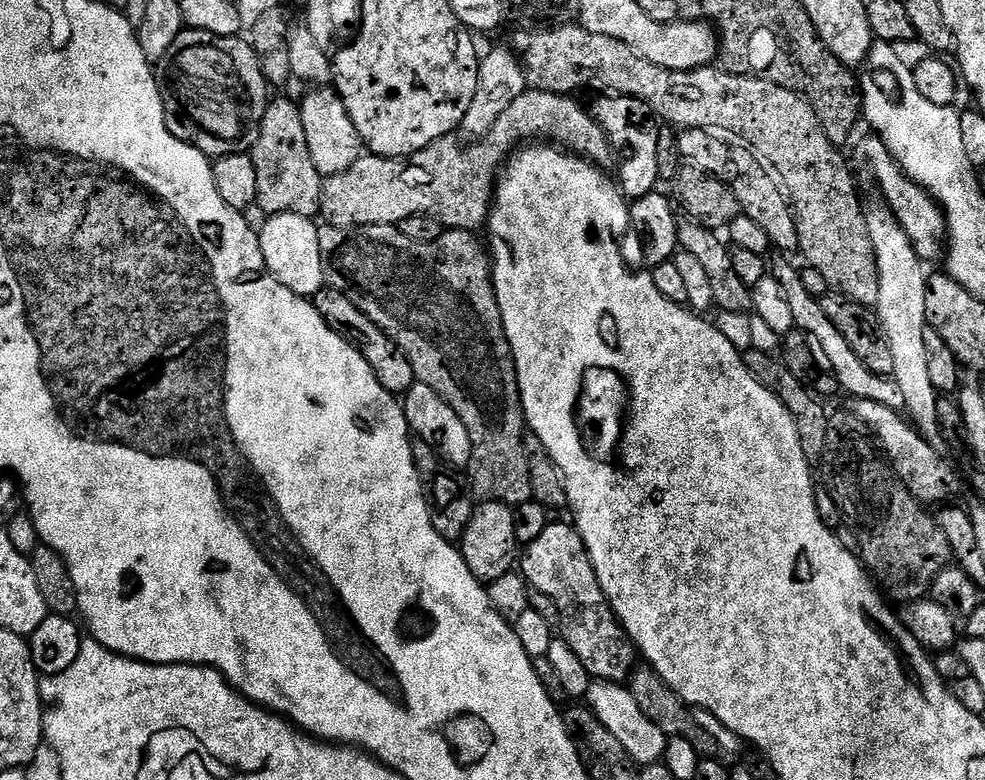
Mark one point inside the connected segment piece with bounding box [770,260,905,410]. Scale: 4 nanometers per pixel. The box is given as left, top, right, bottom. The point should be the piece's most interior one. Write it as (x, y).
(833, 354)

